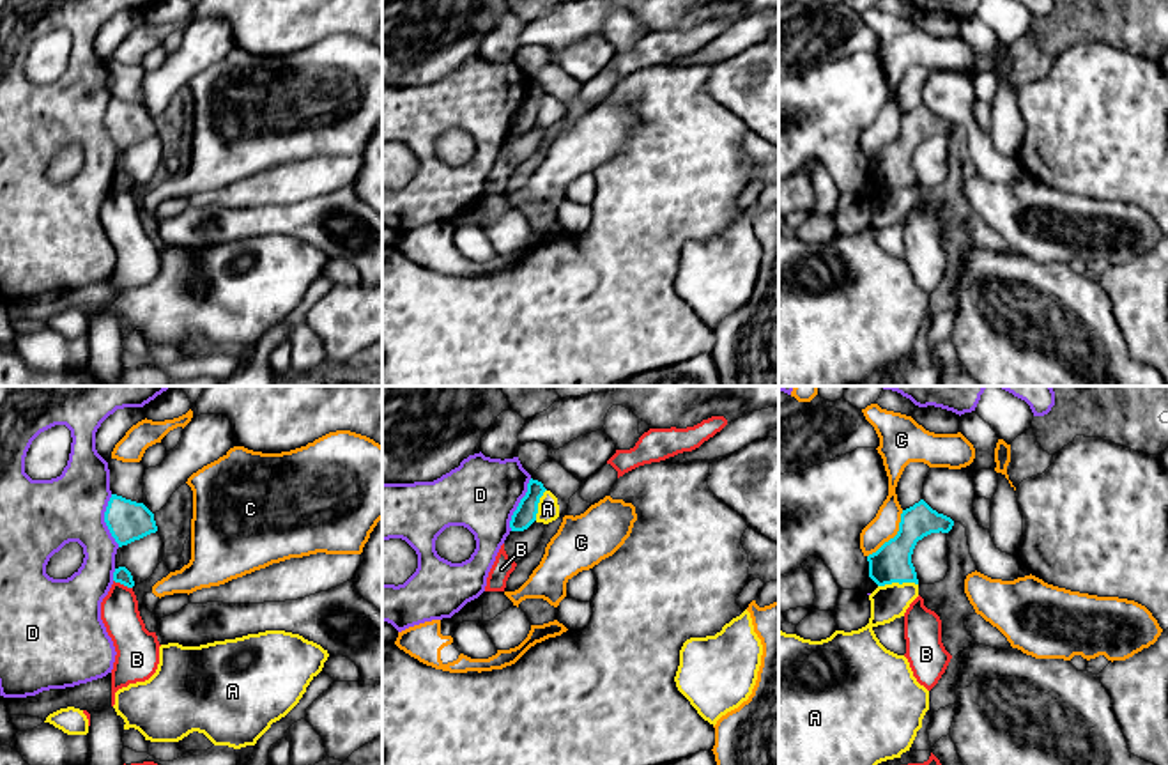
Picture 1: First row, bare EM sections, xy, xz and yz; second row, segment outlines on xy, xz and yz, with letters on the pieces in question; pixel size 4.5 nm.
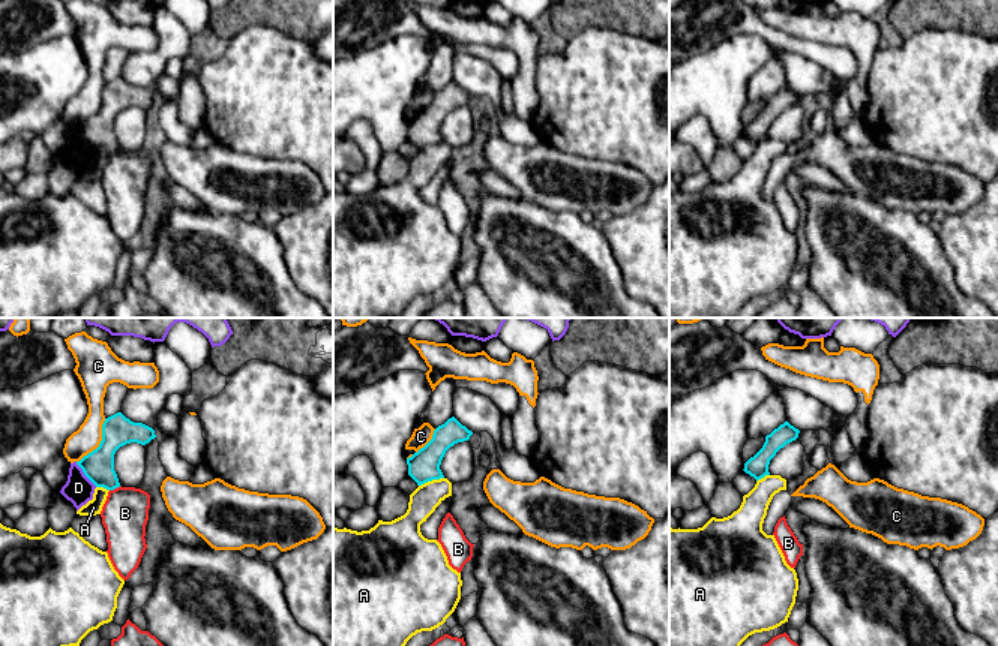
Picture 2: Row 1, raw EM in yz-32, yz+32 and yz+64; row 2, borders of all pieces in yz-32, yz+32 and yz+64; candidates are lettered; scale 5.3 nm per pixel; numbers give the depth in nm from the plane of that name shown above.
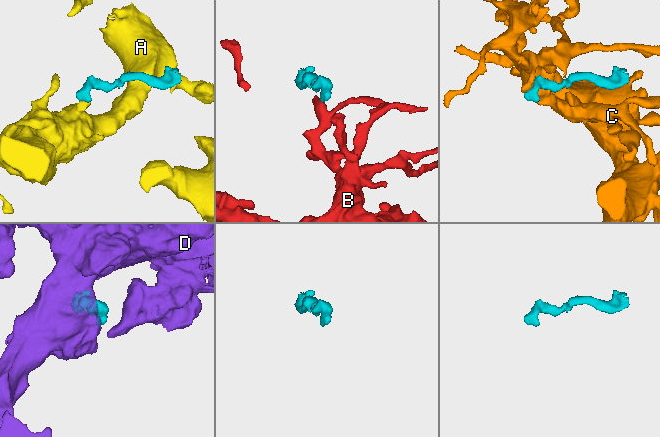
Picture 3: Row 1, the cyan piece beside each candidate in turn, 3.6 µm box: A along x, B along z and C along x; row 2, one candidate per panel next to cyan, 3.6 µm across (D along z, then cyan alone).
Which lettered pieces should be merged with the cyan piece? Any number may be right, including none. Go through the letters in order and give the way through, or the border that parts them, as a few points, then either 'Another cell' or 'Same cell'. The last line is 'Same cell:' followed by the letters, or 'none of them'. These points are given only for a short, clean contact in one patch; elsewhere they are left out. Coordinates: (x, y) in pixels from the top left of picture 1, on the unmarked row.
A: Boundary: yz (917, 186), (885, 186), (878, 190). Another cell
B: Boundary: xy (114, 183), (131, 192). Another cell
C: Boundary: yz (903, 114), (899, 133), (868, 160). Another cell
D: Another cell
Same cell: none of them

